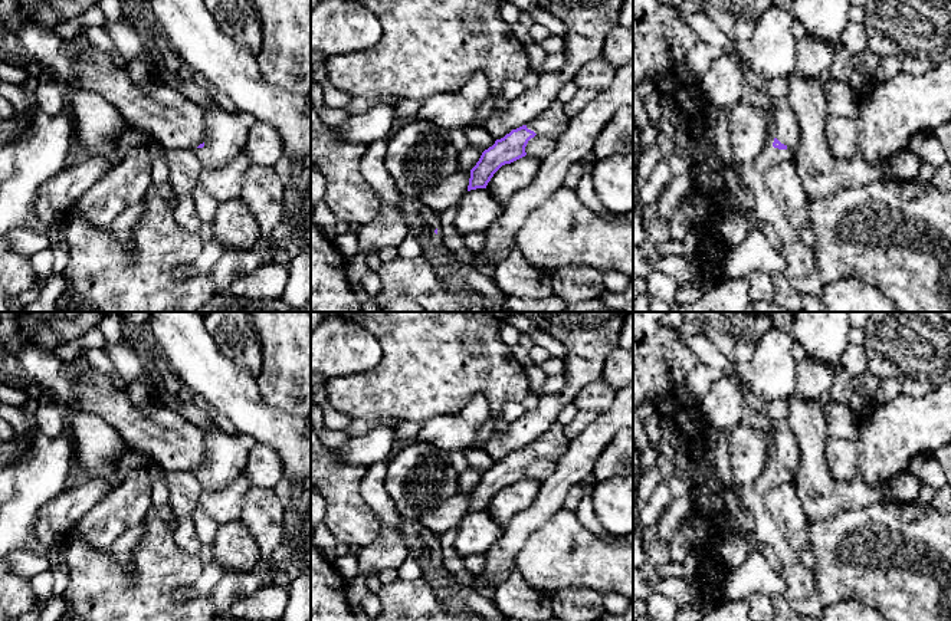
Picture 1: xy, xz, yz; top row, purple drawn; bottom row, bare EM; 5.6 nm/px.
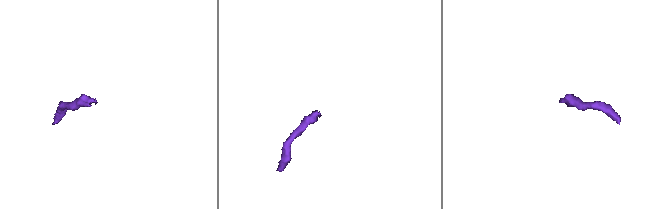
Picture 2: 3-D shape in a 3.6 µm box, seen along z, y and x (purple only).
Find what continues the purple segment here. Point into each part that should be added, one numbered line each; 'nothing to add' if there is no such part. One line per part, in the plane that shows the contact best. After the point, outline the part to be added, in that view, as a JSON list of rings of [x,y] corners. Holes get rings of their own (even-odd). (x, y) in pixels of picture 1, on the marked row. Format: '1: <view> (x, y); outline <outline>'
1: yz (751, 174); outline [[[773,111],[768,114],[768,138],[767,145],[761,154],[752,161],[742,164],[741,167],[731,168],[725,165],[724,175],[728,194],[725,196],[724,210],[725,213],[735,214],[740,220],[750,224],[750,231],[757,230],[755,223],[767,221],[781,239],[784,244],[793,244],[800,242],[798,234],[790,226],[783,211],[770,194],[764,174],[773,167],[778,167],[786,161],[793,161],[796,152],[790,148],[778,150],[773,147],[775,138],[775,119]],[[745,184],[754,194],[754,207],[750,210],[741,210],[732,196],[732,193]]]

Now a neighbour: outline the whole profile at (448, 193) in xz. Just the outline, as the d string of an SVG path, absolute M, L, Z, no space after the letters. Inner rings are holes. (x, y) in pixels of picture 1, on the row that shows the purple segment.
M456 171L437 187L417 196L426 207L442 213L447 207L458 207L462 196L468 191L470 171Z

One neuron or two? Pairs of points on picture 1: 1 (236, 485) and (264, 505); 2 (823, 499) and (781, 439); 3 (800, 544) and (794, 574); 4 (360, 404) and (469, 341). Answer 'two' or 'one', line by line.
1: two
2: two
3: two
4: one

